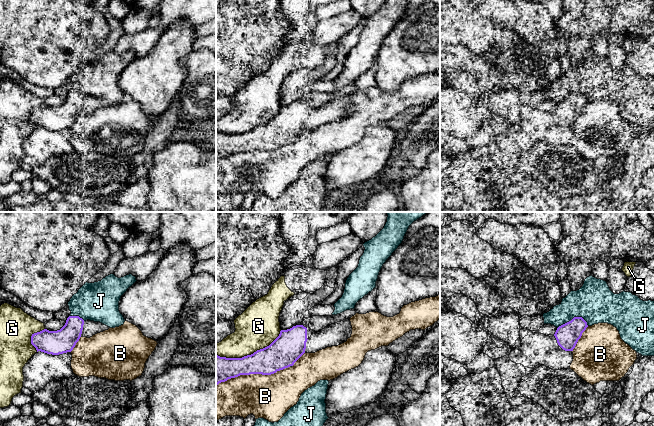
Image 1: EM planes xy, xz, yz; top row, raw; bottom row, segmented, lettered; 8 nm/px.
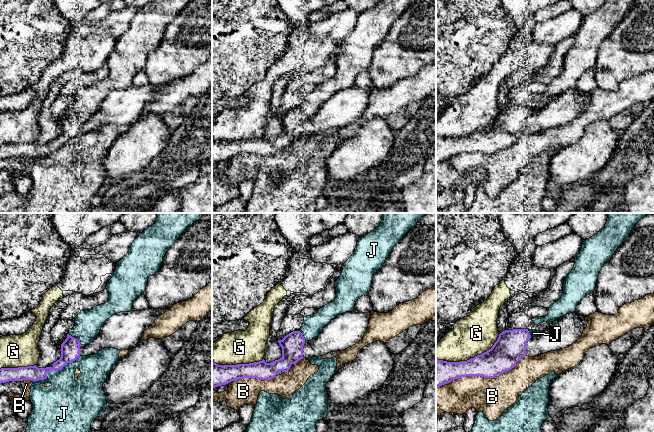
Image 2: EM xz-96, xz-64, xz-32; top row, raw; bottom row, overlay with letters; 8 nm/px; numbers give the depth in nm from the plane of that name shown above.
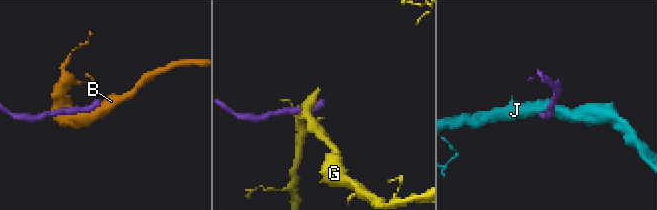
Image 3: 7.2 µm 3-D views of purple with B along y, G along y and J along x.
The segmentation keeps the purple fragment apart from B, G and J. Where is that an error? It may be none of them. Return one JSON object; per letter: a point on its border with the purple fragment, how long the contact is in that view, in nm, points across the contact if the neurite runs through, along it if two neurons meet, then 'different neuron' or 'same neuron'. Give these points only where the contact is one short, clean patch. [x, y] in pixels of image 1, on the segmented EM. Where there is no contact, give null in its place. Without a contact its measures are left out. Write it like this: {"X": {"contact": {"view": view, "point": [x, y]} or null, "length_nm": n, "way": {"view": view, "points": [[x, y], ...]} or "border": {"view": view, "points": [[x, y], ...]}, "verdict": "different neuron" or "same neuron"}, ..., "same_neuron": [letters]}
{"B": {"contact": {"view": "xz", "point": [252, 373]}, "length_nm": 600, "verdict": "different neuron"}, "G": {"contact": {"view": "xz", "point": [249, 355]}, "length_nm": 550, "verdict": "different neuron"}, "J": {"contact": {"view": "yz", "point": [574, 317]}, "length_nm": 260, "verdict": "different neuron"}, "same_neuron": []}

